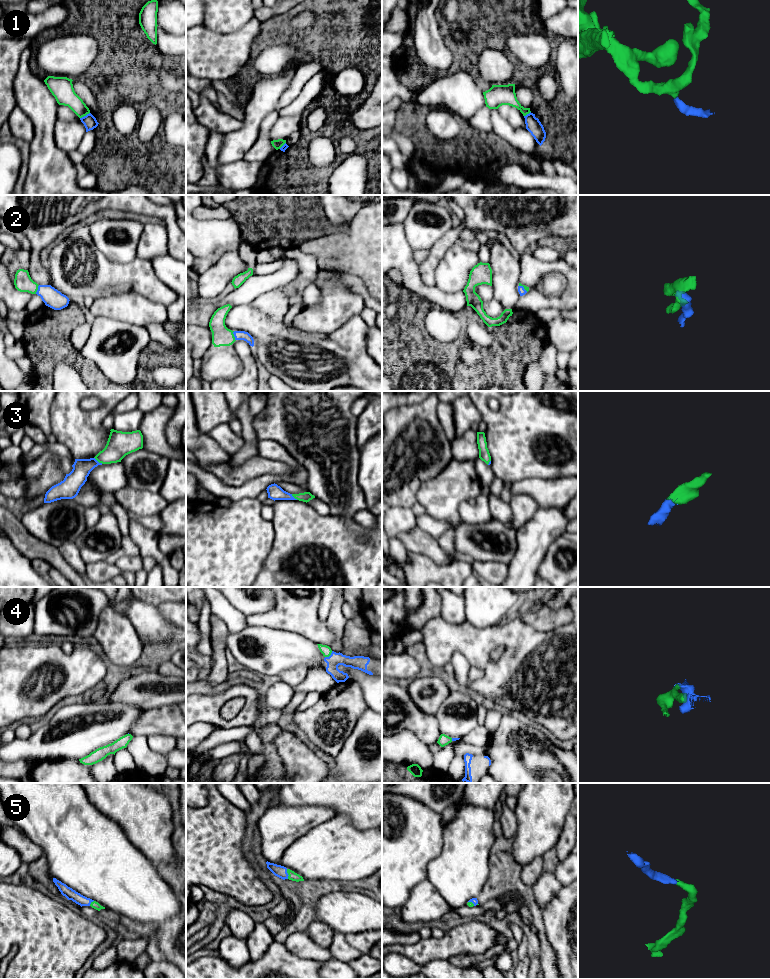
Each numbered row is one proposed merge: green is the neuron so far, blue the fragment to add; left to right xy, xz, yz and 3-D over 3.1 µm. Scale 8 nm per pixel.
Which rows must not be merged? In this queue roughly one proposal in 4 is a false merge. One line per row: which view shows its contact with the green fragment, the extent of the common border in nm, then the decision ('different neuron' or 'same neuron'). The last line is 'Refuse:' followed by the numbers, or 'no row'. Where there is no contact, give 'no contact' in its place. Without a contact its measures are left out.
1: meets green in xy; contact 90 nm long; different neuron
2: meets green in xz; contact 80 nm long; same neuron
3: meets green in xy; contact 90 nm long; same neuron
4: meets green in xz; contact 80 nm long; same neuron
5: meets green in xz; contact 80 nm long; same neuron
Refuse: 1

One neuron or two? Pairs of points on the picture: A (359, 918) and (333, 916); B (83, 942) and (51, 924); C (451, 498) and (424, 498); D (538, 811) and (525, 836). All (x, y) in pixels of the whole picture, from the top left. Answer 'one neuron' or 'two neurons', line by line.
A: one neuron
B: one neuron
C: one neuron
D: one neuron

